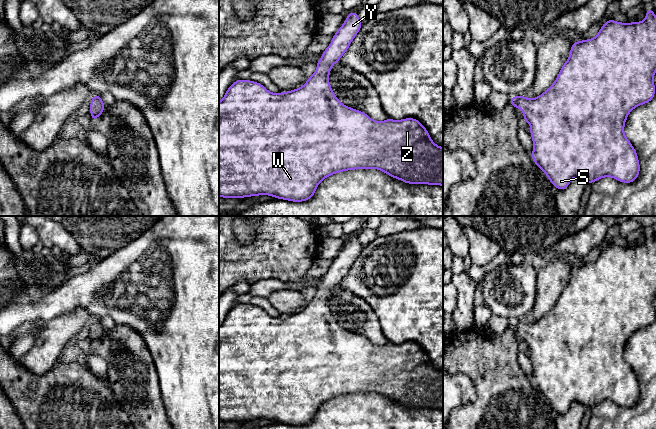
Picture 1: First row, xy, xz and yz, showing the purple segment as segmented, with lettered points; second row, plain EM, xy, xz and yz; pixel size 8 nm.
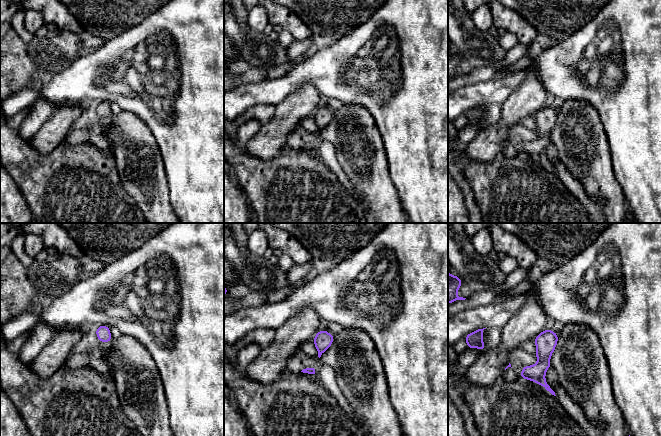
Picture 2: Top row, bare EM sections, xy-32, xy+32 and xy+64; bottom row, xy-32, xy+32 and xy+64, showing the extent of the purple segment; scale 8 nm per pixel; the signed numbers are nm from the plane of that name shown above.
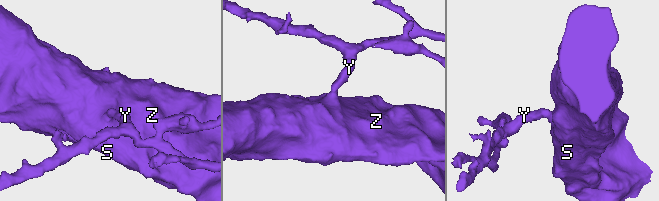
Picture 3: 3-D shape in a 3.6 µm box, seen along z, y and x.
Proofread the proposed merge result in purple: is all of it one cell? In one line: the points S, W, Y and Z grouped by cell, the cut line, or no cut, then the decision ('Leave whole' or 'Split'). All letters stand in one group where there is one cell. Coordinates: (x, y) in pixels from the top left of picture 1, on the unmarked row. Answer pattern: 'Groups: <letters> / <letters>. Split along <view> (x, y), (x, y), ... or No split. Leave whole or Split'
Groups: S W Y Z. No split. Leave whole

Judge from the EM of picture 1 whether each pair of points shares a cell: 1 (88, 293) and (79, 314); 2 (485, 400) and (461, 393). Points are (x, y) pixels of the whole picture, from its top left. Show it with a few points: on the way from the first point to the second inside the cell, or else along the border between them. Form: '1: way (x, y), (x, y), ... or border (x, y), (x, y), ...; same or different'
1: border (60, 314), (82, 308), (93, 319); different
2: border (467, 375), (474, 386), (476, 399), (455, 408); different

